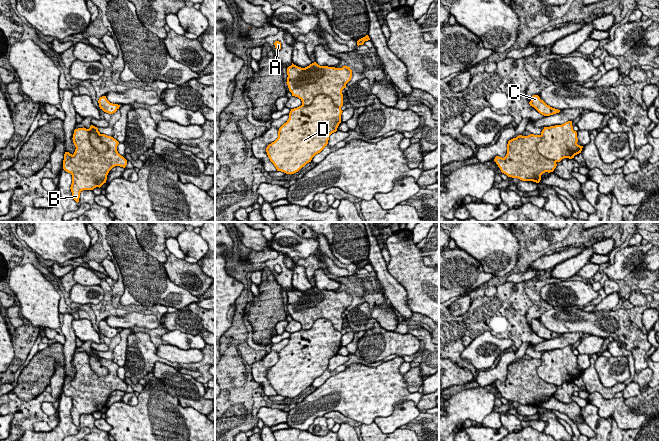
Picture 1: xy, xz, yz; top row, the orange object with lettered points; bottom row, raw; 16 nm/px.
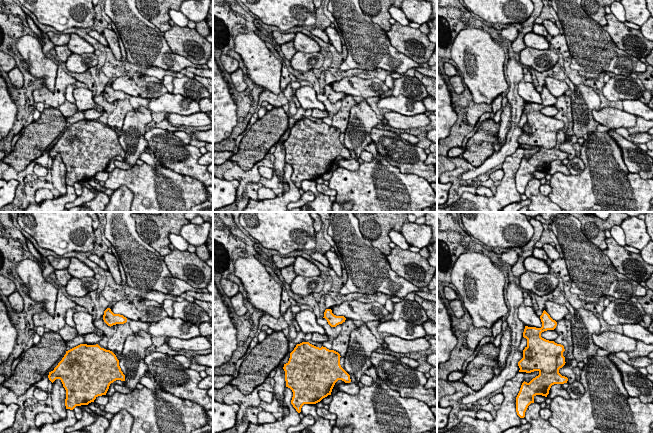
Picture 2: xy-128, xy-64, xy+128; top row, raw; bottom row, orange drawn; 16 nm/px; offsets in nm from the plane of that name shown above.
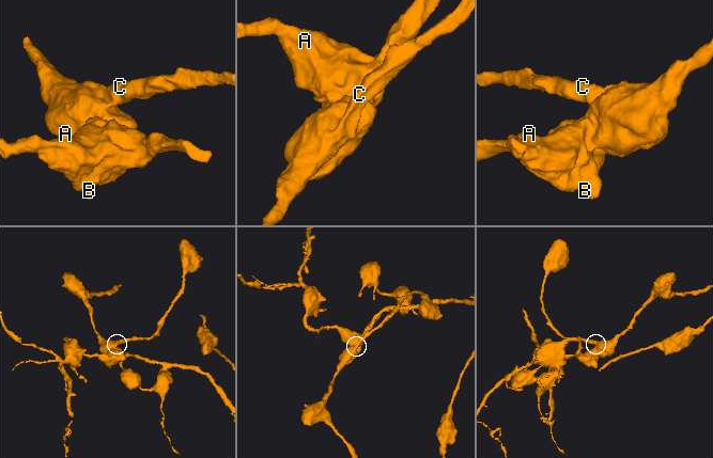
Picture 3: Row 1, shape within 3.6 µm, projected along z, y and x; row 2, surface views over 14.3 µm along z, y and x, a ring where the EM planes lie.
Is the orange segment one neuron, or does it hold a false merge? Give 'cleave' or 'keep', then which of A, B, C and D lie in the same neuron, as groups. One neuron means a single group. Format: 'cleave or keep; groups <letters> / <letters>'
keep; groups A B C D

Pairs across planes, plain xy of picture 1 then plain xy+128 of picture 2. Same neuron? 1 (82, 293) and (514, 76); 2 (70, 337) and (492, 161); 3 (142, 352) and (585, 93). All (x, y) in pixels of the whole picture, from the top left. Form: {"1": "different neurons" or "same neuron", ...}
{"1": "different neurons", "2": "same neuron", "3": "same neuron"}

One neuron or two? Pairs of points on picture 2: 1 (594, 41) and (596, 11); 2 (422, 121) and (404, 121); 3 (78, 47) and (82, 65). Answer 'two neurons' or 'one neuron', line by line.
1: two neurons
2: one neuron
3: one neuron

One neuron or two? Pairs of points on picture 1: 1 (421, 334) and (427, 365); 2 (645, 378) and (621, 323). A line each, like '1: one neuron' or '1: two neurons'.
1: one neuron
2: two neurons

